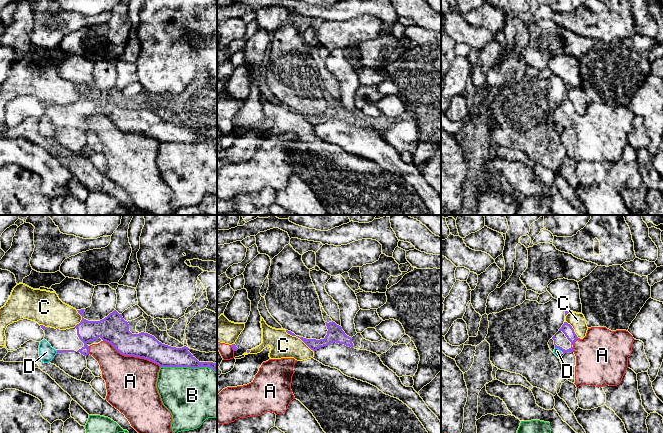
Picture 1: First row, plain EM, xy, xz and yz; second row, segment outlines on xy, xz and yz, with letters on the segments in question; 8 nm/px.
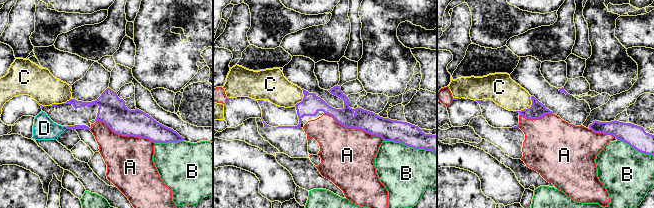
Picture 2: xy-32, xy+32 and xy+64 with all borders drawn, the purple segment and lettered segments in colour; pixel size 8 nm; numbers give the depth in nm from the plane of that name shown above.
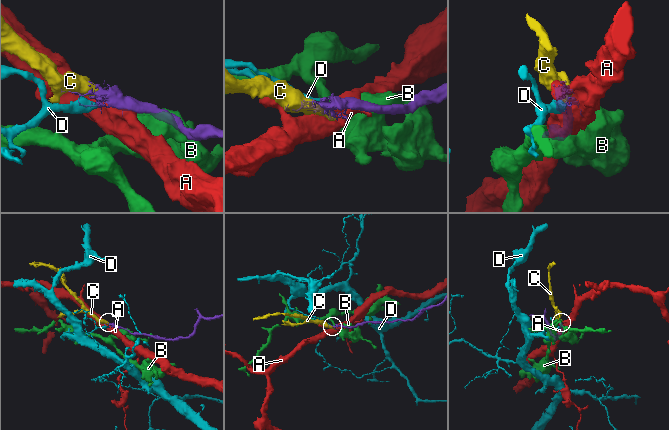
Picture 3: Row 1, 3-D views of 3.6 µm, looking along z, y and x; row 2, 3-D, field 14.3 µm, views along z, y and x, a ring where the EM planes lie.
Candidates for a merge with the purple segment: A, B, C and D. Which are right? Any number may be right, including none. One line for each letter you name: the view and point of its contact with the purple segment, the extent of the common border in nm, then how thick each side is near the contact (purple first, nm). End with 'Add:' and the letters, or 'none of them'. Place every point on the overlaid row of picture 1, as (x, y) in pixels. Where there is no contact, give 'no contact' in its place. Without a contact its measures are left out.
Add: none of them

